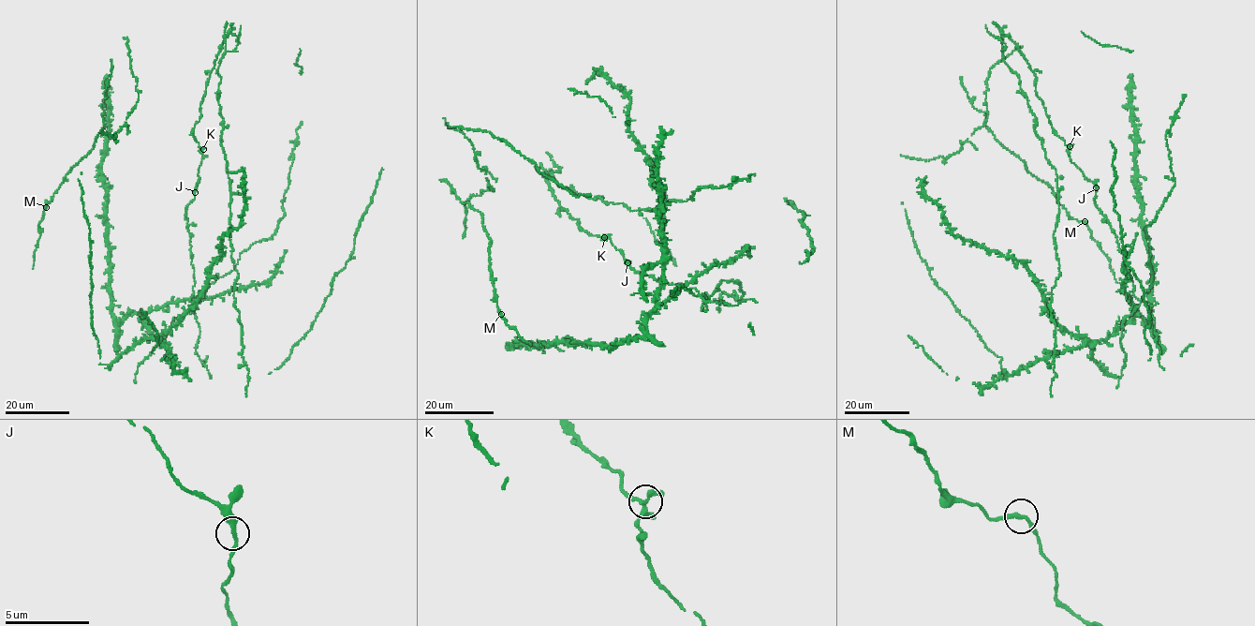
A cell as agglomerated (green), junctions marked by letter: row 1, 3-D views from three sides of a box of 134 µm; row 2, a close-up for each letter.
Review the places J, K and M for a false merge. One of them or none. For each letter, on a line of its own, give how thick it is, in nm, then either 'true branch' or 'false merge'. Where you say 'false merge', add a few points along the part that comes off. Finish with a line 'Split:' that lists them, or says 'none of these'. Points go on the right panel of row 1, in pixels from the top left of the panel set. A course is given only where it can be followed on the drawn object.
J: 260 nm thick; true branch
K: 260 nm thick; true branch
M: 240 nm thick; true branch
Split: none of these

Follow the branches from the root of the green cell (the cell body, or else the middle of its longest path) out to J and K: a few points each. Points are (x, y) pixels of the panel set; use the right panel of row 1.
J: (1116, 239), (1107, 216), (1097, 206), (1096, 188)
K: (1116, 239), (1107, 216), (1097, 206), (1096, 186), (1071, 161), (1069, 155), (1070, 145)

